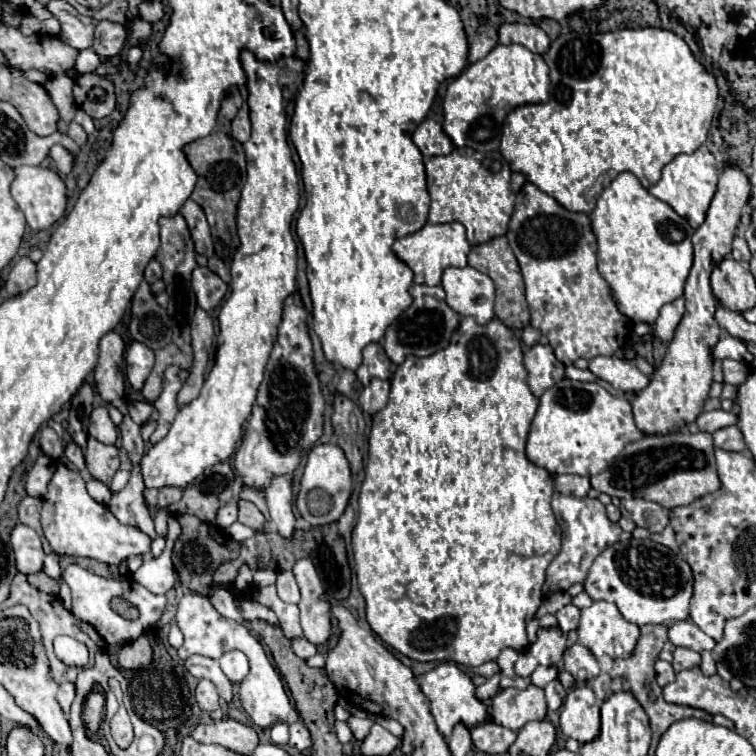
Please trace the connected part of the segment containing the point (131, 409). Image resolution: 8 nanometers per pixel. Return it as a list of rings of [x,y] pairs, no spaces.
[[[134,401],[134,403],[128,403],[128,413],[130,413],[130,417],[132,417],[138,425],[142,425],[142,423],[150,417],[152,405],[150,405],[148,401]]]

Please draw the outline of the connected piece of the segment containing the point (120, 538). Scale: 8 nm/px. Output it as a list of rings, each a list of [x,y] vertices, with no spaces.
[[[58,463],[42,501],[46,503],[42,507],[42,531],[52,545],[52,551],[58,555],[92,557],[108,565],[120,565],[132,555],[146,555],[150,551],[152,539],[136,527],[120,525],[106,505],[96,503],[88,495],[80,473],[64,463]]]

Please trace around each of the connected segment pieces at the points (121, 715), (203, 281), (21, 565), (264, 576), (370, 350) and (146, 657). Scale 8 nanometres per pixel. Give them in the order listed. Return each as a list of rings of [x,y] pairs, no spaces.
[[[120,703],[120,711],[112,717],[110,721],[110,731],[112,731],[112,737],[114,741],[120,745],[120,747],[128,747],[130,745],[130,739],[132,739],[132,723],[128,719],[128,713],[126,709],[122,707]]]
[[[196,267],[192,273],[192,289],[196,293],[198,299],[198,307],[202,307],[204,311],[212,311],[216,305],[220,305],[220,301],[224,299],[228,287],[226,283],[214,275],[208,267]]]
[[[18,523],[12,529],[12,547],[14,547],[14,557],[16,557],[16,569],[24,575],[36,573],[42,569],[42,561],[44,561],[44,551],[42,551],[42,543],[40,537],[36,535],[36,531],[28,525]]]
[[[258,569],[254,572],[254,583],[256,585],[270,585],[277,579],[277,572],[270,569]]]
[[[370,343],[362,351],[362,355],[364,355],[364,361],[358,367],[358,371],[356,371],[358,379],[362,381],[362,385],[368,385],[370,379],[374,379],[374,377],[378,377],[378,379],[392,379],[392,371],[390,371],[392,363],[390,363],[390,359],[384,353],[380,343]]]
[[[140,635],[134,643],[128,643],[118,653],[118,665],[124,669],[140,669],[152,661],[152,647],[146,635]]]

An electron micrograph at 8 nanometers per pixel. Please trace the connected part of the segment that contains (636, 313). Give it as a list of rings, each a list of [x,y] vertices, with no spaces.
[[[620,173],[598,197],[590,215],[592,231],[598,239],[598,271],[610,285],[610,293],[628,319],[634,323],[654,323],[662,305],[682,297],[684,281],[692,267],[692,233],[694,229],[670,205],[650,195],[632,173]]]

